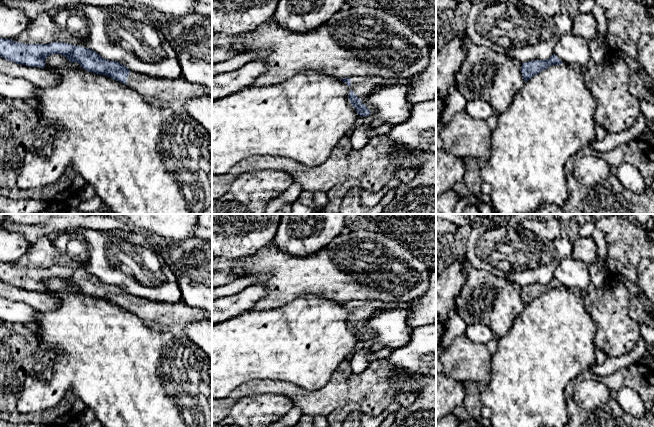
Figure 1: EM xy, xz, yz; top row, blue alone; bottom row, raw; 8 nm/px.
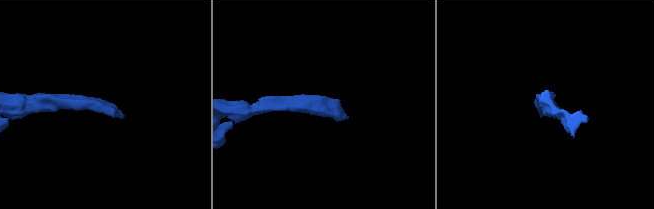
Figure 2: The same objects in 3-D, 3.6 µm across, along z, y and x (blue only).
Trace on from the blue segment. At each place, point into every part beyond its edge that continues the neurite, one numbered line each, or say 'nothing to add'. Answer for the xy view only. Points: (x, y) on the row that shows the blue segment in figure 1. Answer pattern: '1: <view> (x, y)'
1: xy (165, 90)

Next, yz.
nothing to add

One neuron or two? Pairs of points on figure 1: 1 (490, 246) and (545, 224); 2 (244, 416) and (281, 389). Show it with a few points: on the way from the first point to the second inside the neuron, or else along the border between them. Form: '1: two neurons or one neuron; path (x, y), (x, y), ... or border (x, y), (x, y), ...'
1: two neurons; border (519, 224), (541, 238), (551, 241)
2: two neurons; border (251, 395), (280, 394), (284, 395), (293, 405)

